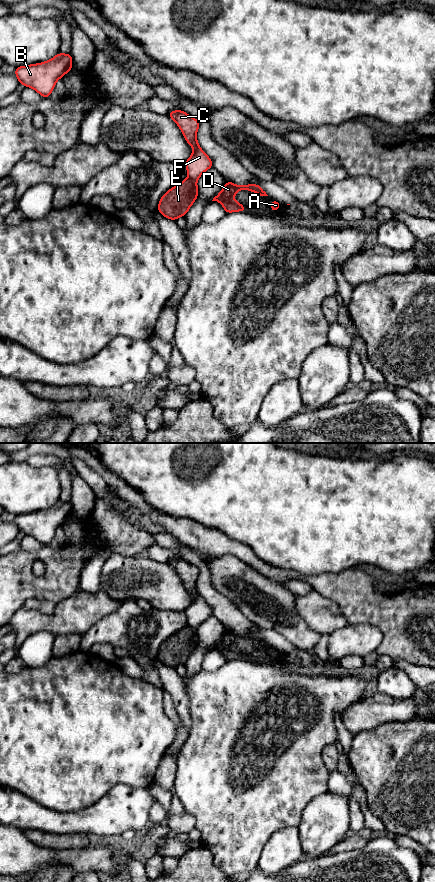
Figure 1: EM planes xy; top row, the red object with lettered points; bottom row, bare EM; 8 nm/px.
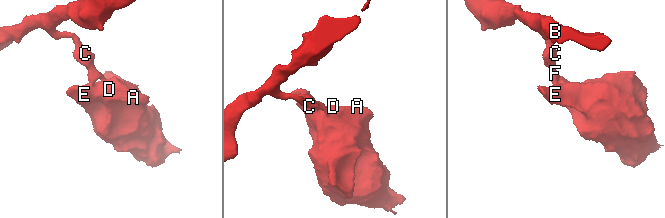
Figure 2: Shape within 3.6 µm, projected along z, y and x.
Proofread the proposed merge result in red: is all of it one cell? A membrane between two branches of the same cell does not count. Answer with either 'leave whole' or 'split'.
split

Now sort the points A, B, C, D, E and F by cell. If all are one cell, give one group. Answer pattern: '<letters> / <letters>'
A D E / B C F

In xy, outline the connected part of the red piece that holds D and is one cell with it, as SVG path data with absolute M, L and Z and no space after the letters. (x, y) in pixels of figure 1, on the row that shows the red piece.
M227 180L222 191L212 201L222 204L226 214L238 211L246 212L246 207L233 199L239 190L249 190L260 196L268 196L258 184L236 185Z

